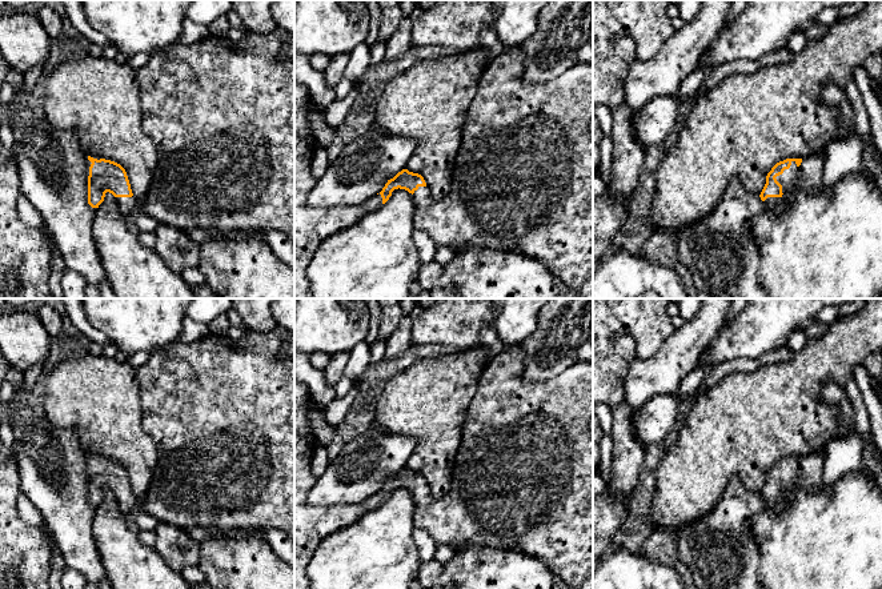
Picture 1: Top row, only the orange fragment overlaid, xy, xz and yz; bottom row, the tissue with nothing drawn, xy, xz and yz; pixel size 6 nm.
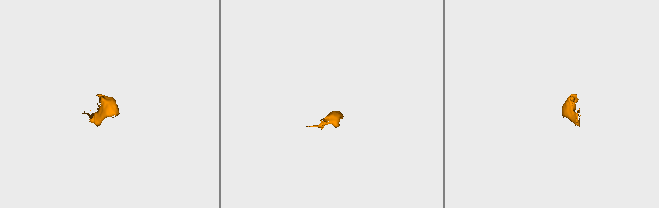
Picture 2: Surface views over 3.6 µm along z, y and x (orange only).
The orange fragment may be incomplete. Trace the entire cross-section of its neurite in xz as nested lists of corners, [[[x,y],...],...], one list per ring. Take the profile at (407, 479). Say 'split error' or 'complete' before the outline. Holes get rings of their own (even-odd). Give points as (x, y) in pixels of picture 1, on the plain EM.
split error; [[[520,346],[506,348],[489,358],[466,412],[450,488],[445,496],[432,497],[424,476],[402,468],[388,478],[378,493],[353,505],[312,506],[306,502],[314,477],[312,456],[318,441],[308,420],[309,389],[294,378],[294,589],[310,589],[306,568],[325,536],[374,510],[398,486],[413,493],[414,528],[426,530],[437,546],[448,545],[456,550],[466,546],[520,550],[542,560],[574,589],[593,589],[593,361],[577,361],[561,374],[545,381],[525,381],[524,362],[525,353]]]

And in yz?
split error; [[[814,452],[805,458],[786,457],[777,461],[766,474],[759,493],[766,508],[779,510],[789,506],[798,488],[815,490],[823,485],[825,452]]]

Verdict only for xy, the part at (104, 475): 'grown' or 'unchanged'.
grown

